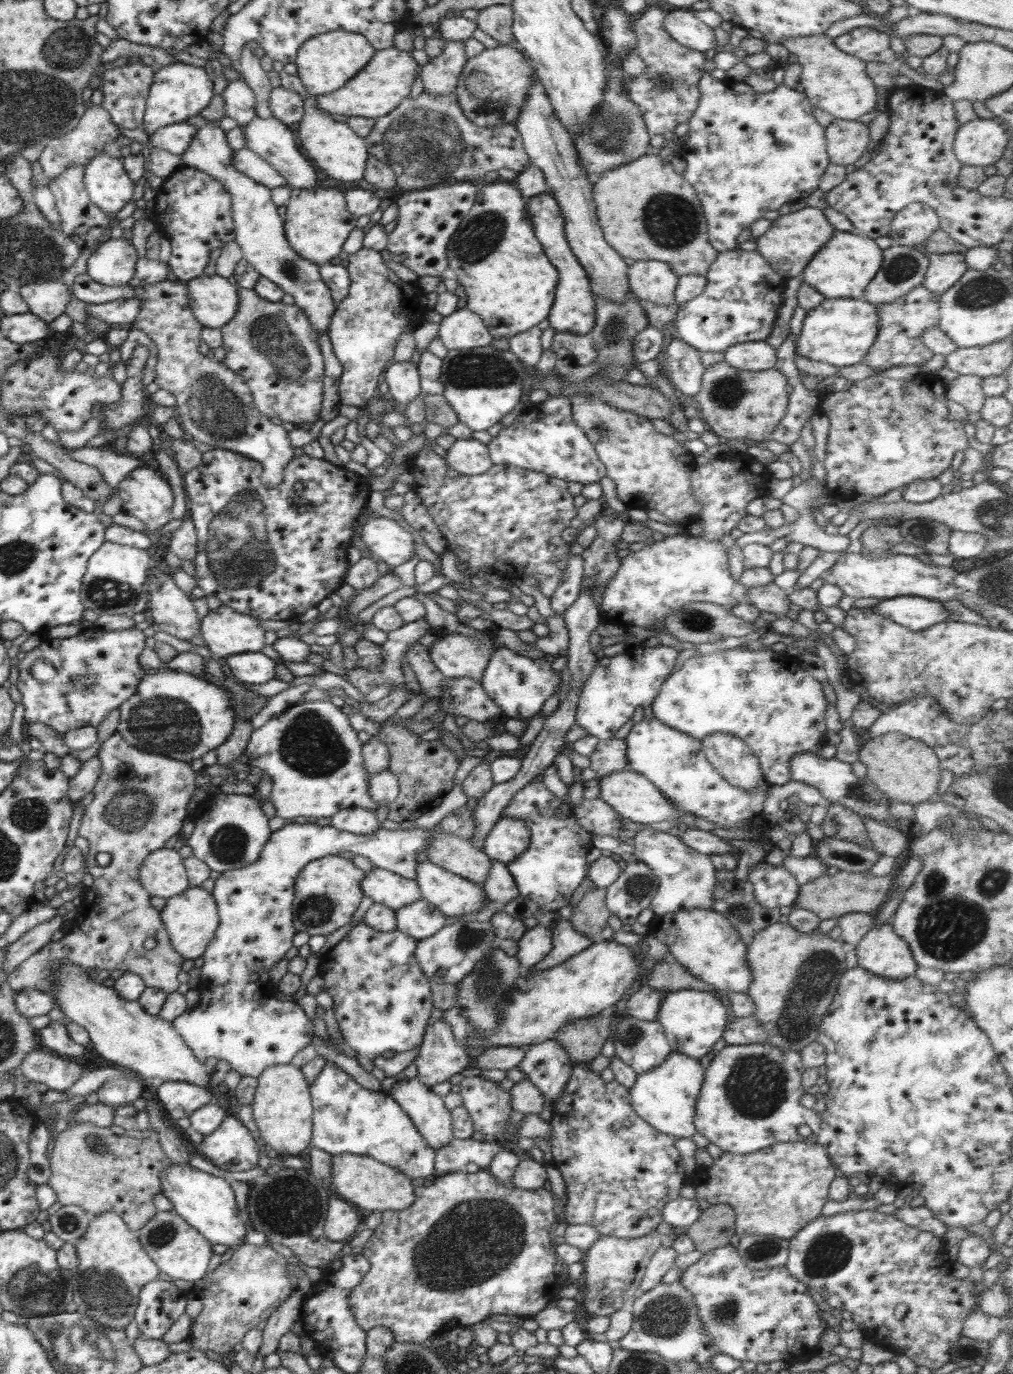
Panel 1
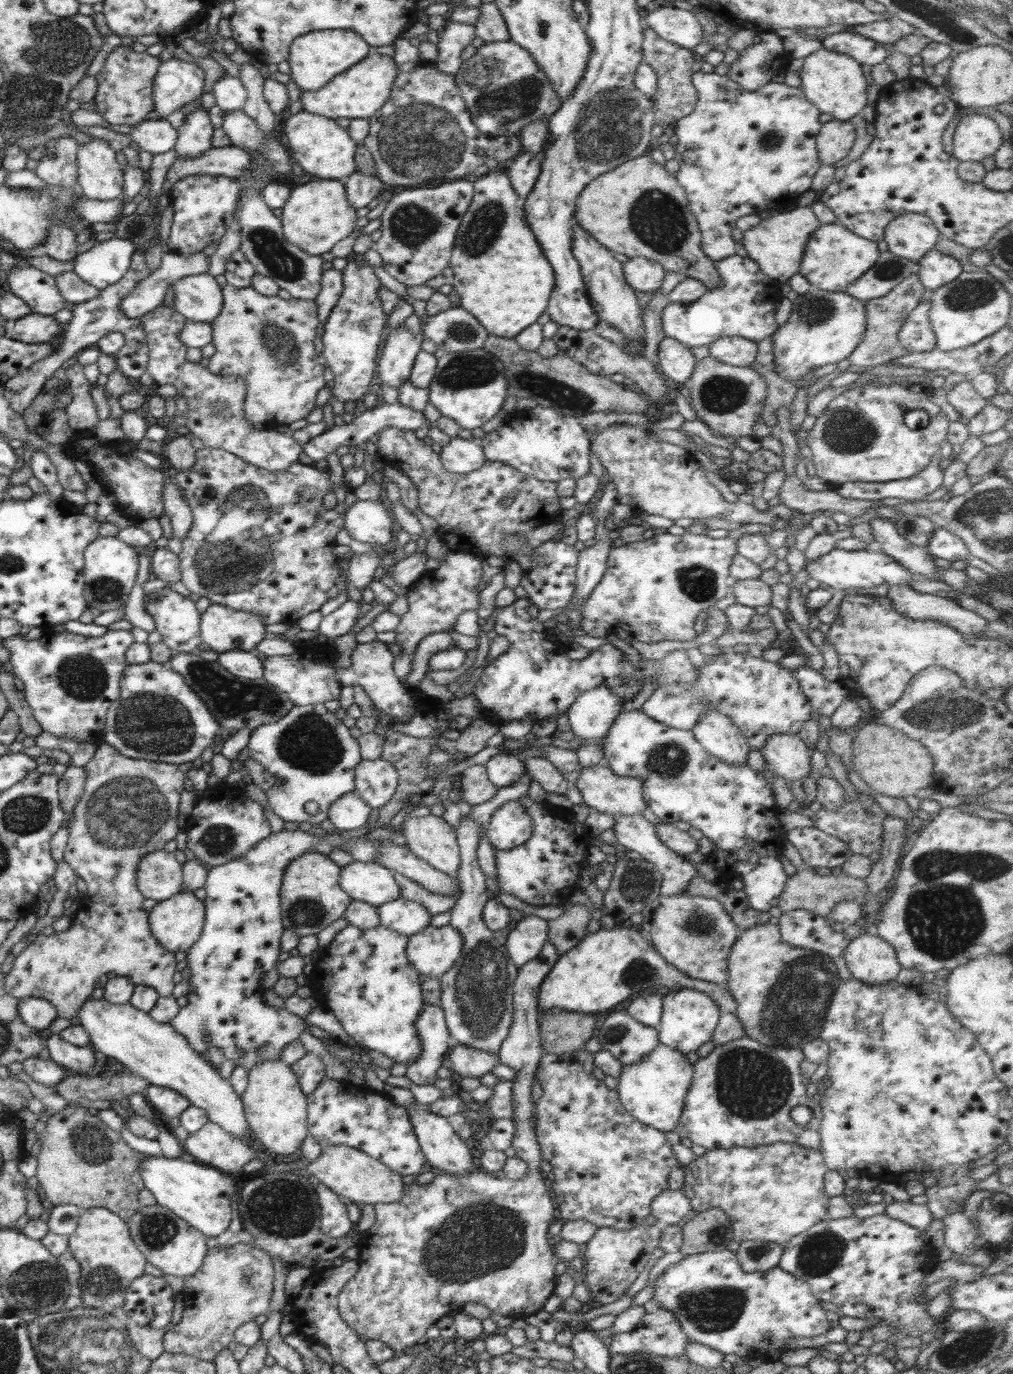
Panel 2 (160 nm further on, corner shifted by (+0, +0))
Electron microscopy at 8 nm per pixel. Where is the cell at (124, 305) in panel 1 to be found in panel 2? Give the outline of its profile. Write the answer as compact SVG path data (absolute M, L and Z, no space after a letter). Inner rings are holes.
M203 252L192 256L164 253L160 268L138 282L119 303L119 308L128 318L142 318L158 308L166 296L166 290L175 281L184 276L207 273L208 268L209 258Z

